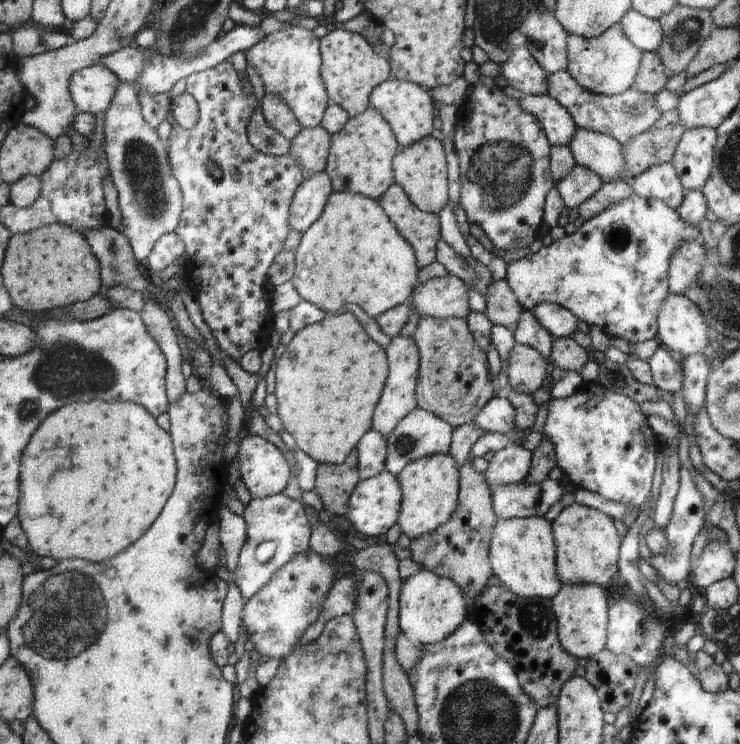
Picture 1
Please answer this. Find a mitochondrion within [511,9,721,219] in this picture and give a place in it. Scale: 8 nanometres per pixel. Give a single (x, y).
(683, 36)

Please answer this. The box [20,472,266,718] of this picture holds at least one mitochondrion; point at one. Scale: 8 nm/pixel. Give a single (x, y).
(67, 613)

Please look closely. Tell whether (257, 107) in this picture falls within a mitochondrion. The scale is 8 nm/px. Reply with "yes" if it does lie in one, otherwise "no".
no

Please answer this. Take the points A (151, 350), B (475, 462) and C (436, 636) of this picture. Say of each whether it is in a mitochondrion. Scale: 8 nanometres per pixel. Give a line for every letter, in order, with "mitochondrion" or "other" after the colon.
A: other
B: other
C: other

